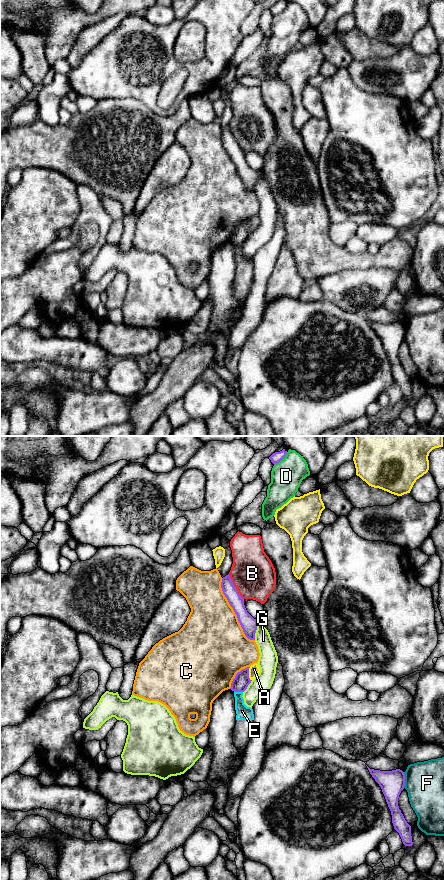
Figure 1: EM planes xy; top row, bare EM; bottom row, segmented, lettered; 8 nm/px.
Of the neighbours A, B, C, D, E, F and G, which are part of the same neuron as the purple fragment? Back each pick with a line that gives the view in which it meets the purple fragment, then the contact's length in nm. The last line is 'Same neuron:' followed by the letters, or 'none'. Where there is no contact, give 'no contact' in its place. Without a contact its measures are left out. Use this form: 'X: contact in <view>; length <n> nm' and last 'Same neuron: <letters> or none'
Same neuron: none

